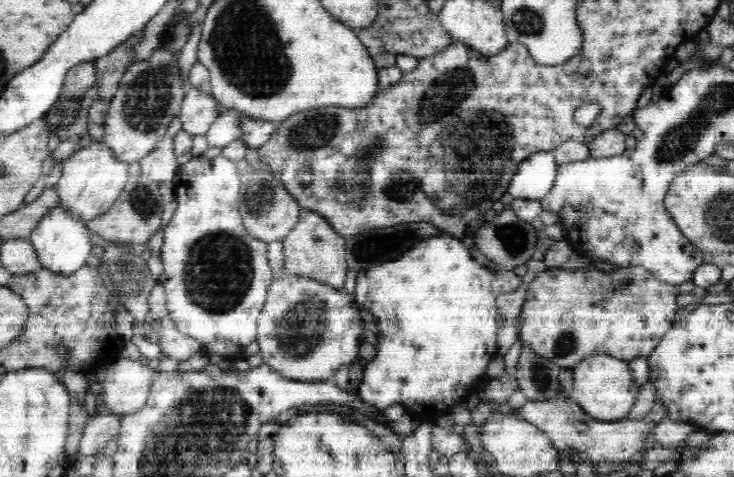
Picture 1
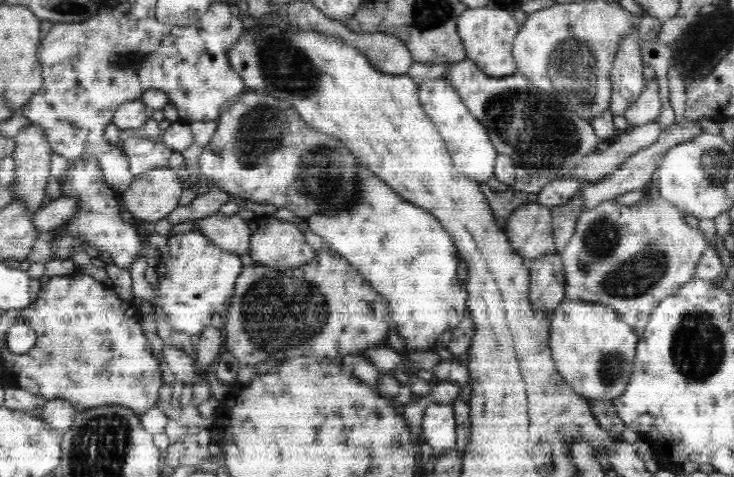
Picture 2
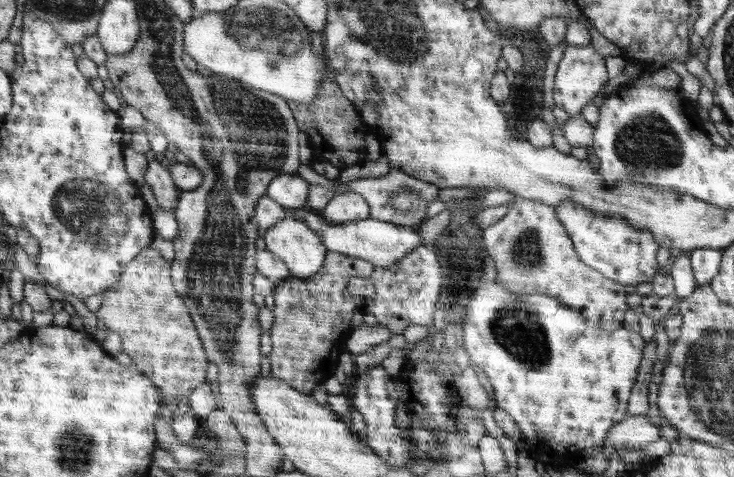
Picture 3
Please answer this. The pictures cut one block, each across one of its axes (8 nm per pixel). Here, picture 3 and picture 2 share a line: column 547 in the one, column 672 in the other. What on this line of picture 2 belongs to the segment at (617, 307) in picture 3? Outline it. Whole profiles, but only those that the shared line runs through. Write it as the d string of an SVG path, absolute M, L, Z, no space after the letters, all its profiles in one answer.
M657 178L652 182L652 202L634 206L620 206L614 199L601 202L592 210L581 212L577 226L568 244L560 254L565 270L565 298L595 302L615 308L636 332L641 333L651 313L664 298L668 298L694 277L696 265L702 253L709 248L704 234L684 221L684 212L660 195Z

